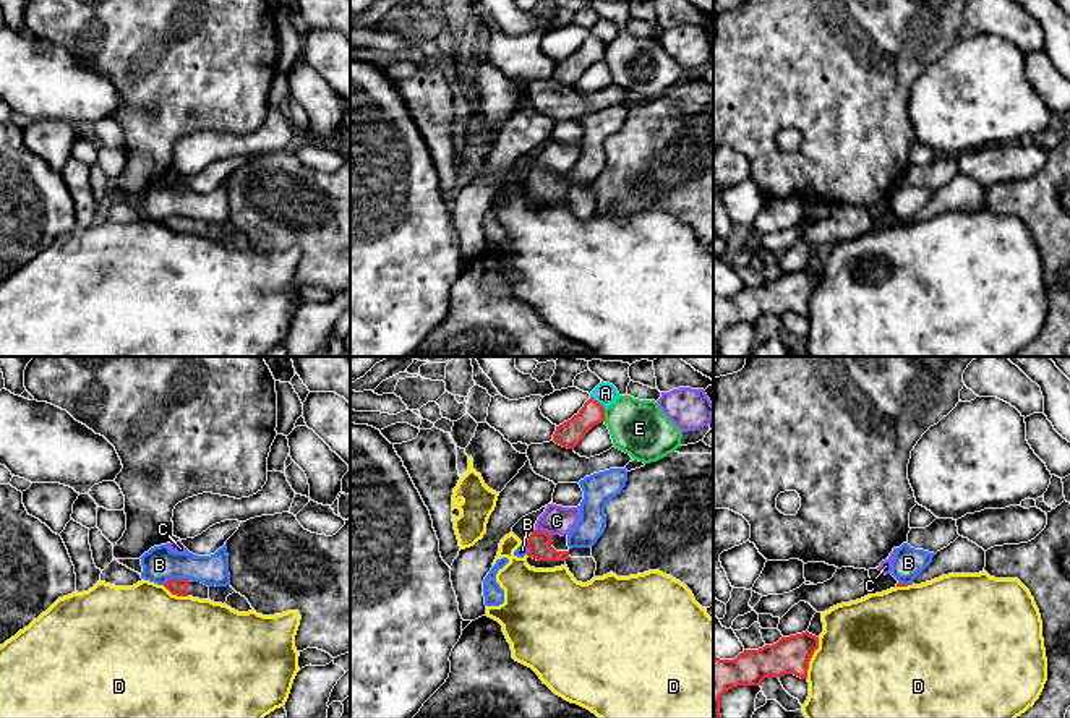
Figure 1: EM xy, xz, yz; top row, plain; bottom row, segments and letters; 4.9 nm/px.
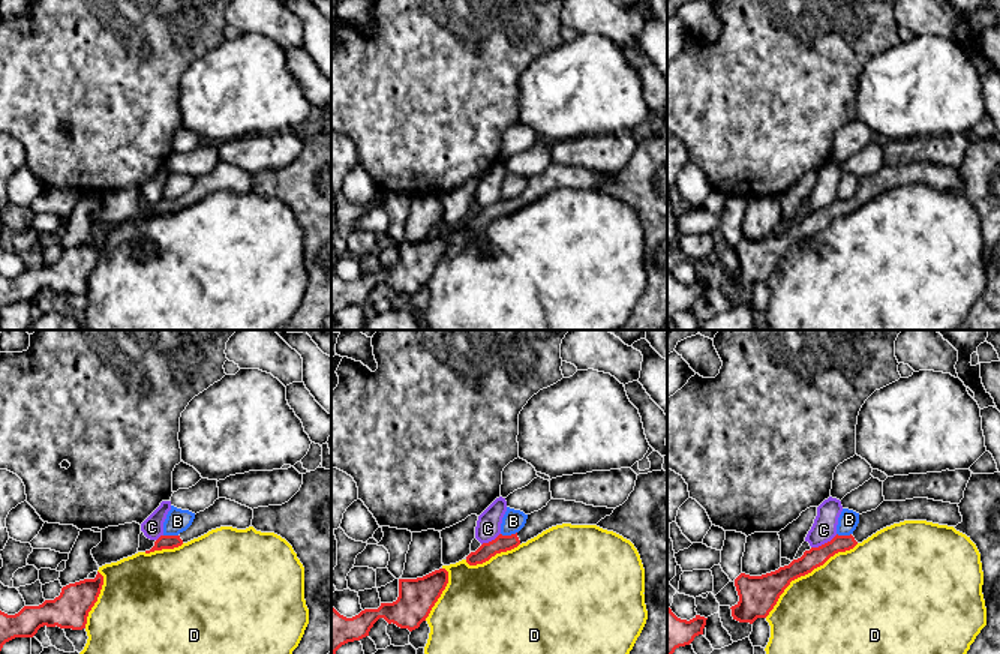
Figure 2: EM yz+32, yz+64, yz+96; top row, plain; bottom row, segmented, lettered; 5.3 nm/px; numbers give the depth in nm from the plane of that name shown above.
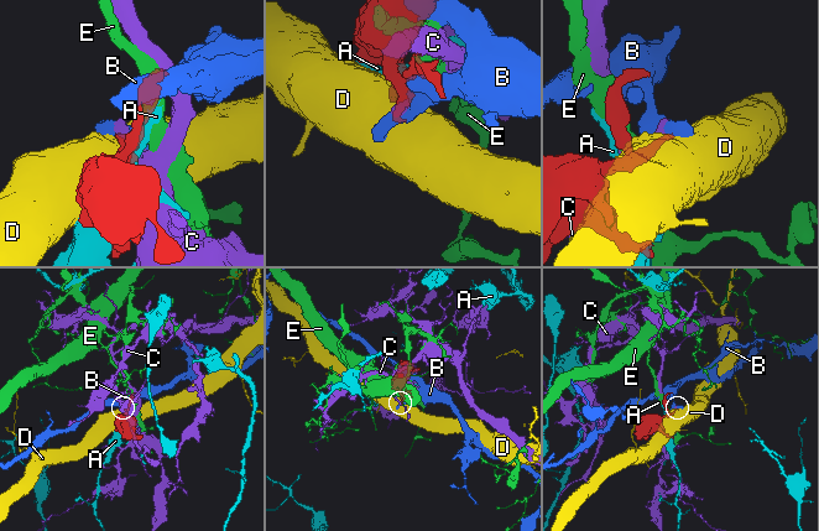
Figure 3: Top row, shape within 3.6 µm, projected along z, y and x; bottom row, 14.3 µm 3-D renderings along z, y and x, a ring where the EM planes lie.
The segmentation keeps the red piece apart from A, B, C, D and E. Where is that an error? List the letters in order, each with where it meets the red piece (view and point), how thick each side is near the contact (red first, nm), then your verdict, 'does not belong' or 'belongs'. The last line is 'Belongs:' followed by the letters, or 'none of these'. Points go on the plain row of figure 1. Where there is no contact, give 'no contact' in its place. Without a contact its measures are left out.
A: xz (599, 39) | 130/110 nm | does not belong
B: xy (175, 216) | 90/180 nm | does not belong
C: xz (543, 169) | 120/140 nm | does not belong
D: yz (811, 294) | 190/480 nm | does not belong
E: xz (603, 52) | 130/280 nm | does not belong
Belongs: none of these

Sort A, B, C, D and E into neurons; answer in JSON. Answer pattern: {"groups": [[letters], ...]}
{"groups": [["A"], ["B"], ["C"], ["D"], ["E"]]}

